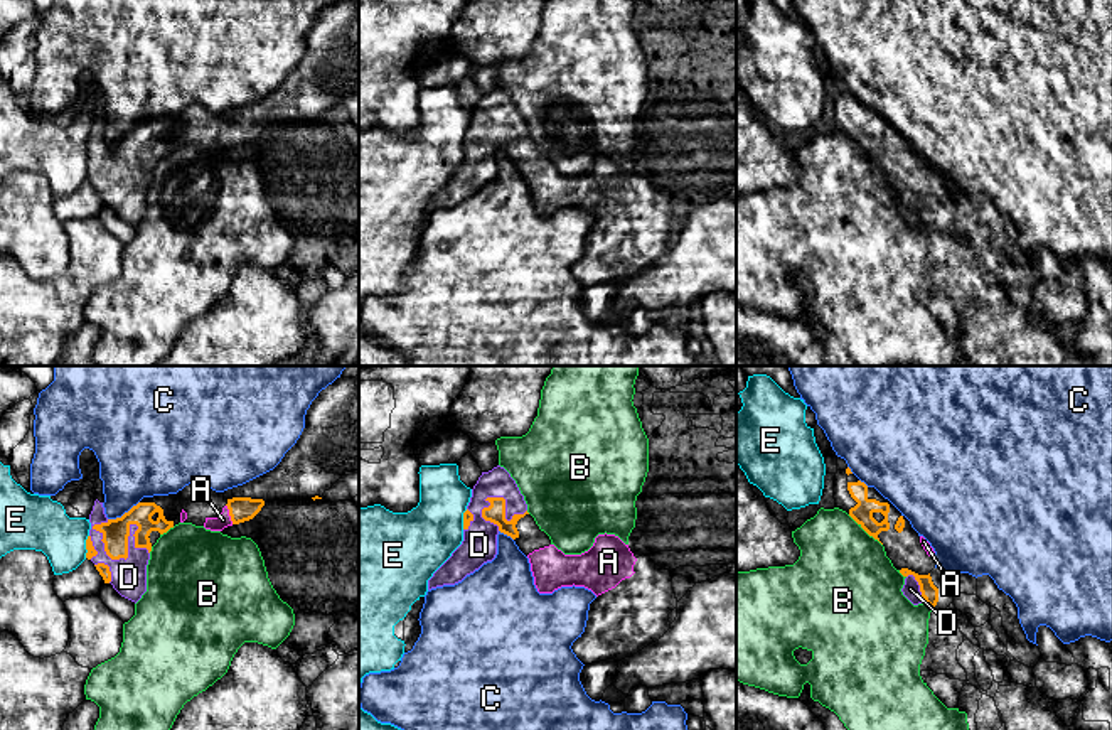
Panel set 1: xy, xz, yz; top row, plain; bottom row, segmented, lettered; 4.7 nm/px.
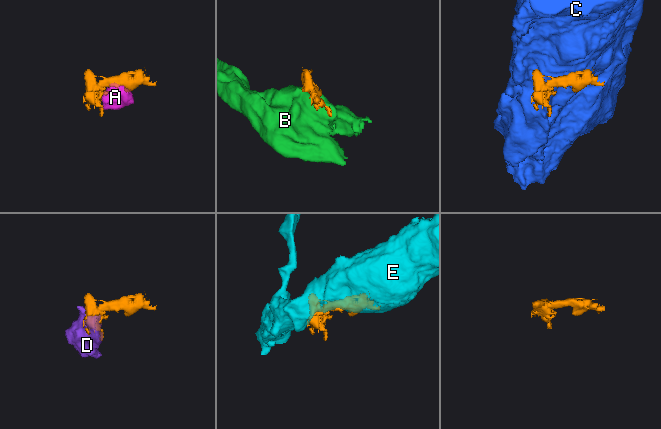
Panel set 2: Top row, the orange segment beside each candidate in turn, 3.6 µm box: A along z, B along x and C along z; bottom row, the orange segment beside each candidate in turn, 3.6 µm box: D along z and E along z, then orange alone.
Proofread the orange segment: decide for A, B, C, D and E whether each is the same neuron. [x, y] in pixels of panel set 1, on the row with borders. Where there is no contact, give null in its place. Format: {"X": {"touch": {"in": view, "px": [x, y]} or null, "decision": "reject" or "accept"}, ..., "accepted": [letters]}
{"A": {"touch": {"in": "xy", "px": [229, 515]}, "decision": "accept"}, "B": {"touch": {"in": "yz", "px": [865, 530]}, "decision": "reject"}, "C": {"touch": {"in": "xy", "px": [125, 513]}, "decision": "reject"}, "D": {"touch": {"in": "xy", "px": [127, 557]}, "decision": "accept"}, "E": {"touch": {"in": "xy", "px": [86, 547]}, "decision": "reject"}, "accepted": ["A", "D"]}

